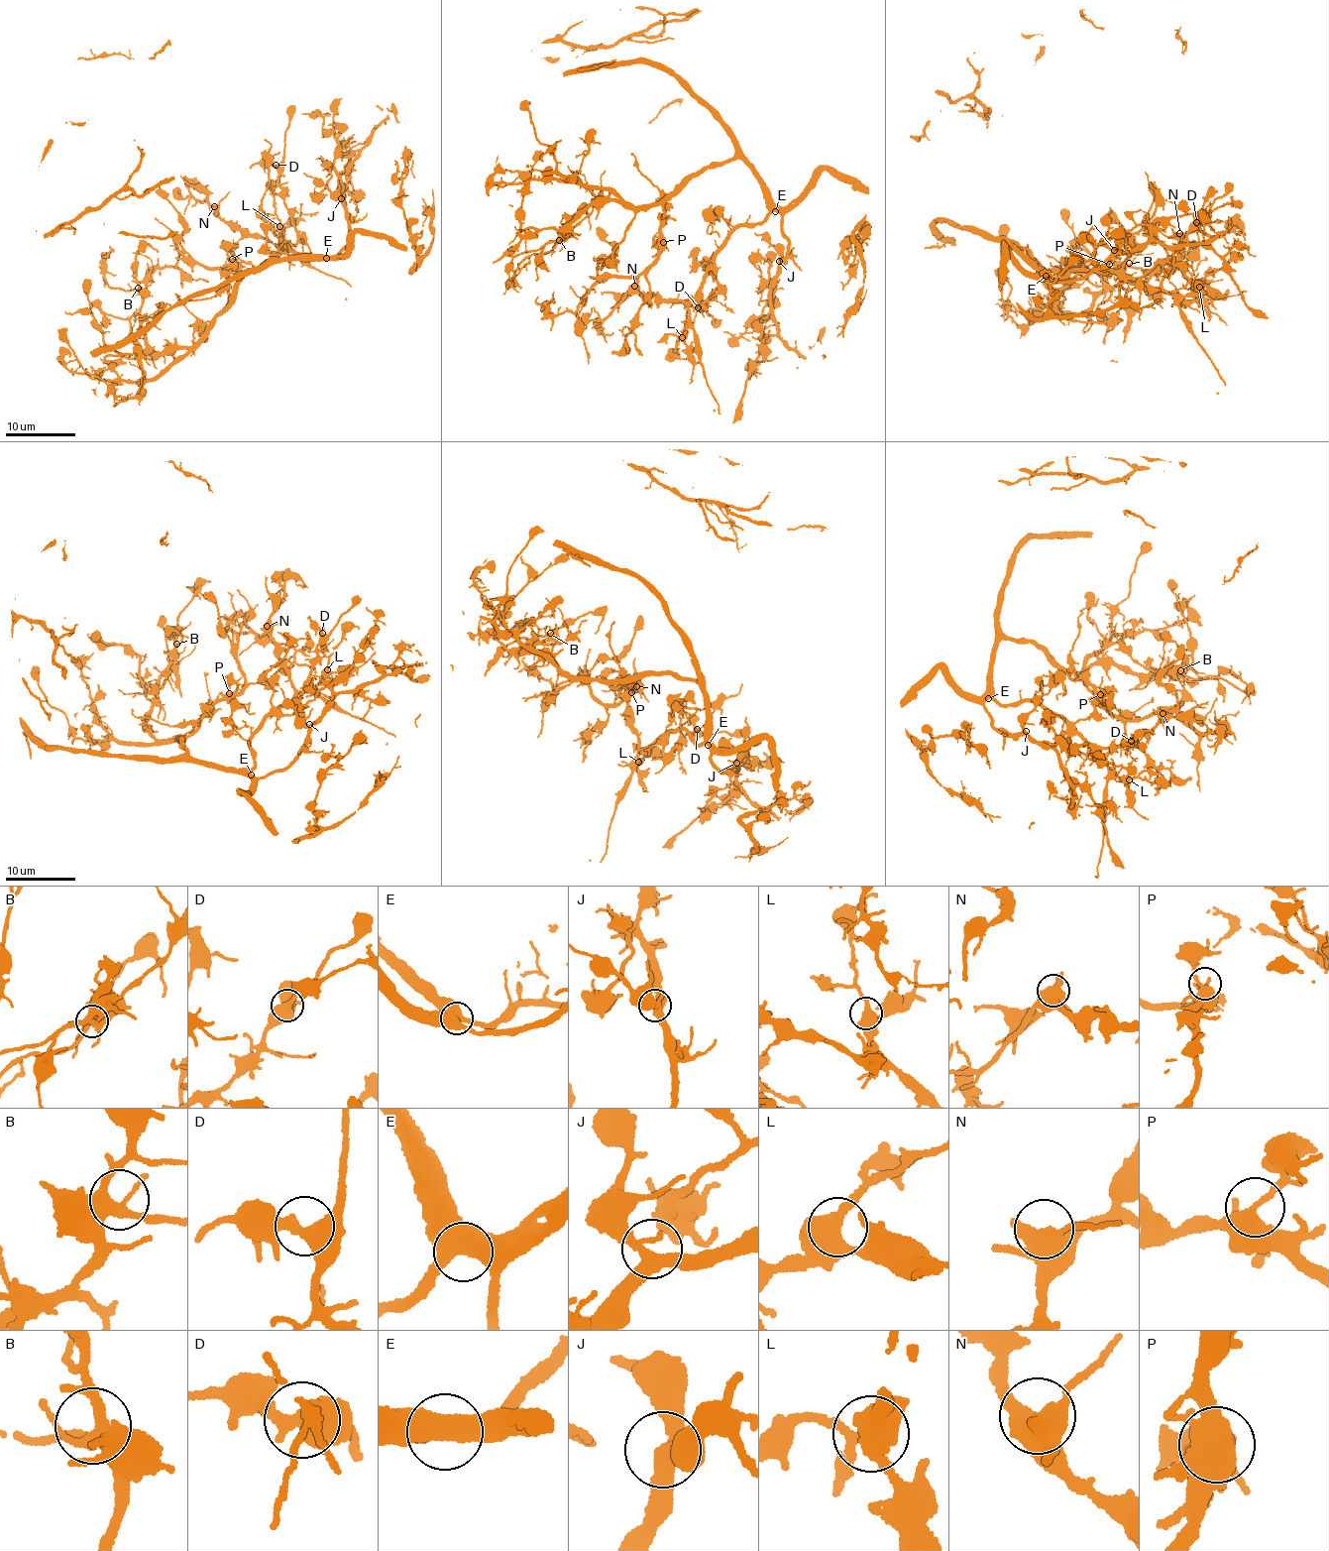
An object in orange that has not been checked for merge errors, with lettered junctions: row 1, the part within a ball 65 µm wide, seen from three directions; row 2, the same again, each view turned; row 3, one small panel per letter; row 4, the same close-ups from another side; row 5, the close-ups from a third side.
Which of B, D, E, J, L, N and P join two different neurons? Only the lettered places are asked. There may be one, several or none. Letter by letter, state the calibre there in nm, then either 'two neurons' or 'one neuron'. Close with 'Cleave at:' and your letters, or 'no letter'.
B: calibre 320 nm; one neuron
D: calibre 480 nm; one neuron
E: calibre 500 nm; one neuron
J: calibre 380 nm; one neuron
L: calibre 480 nm; one neuron
N: calibre 550 nm; one neuron
P: calibre 380 nm; one neuron
Cleave at: no letter

